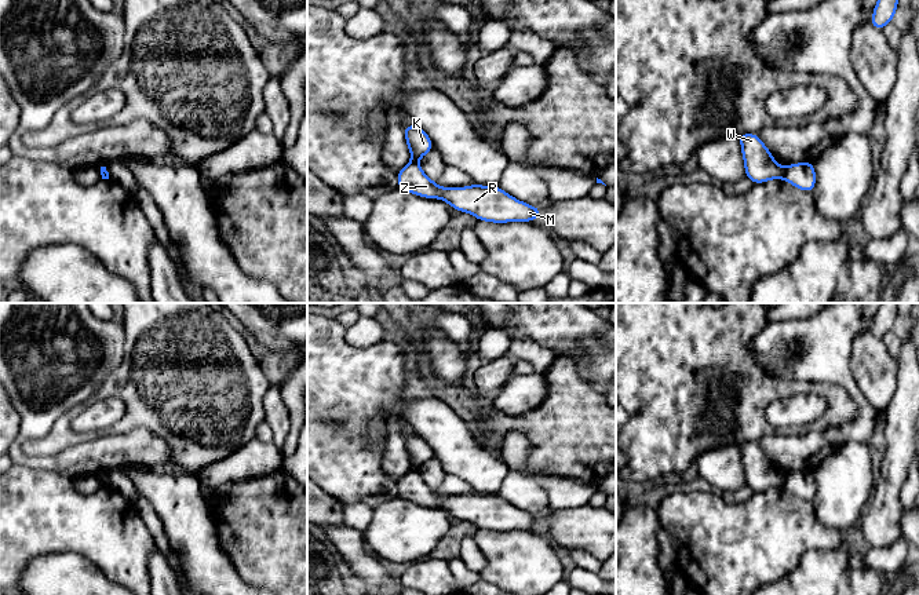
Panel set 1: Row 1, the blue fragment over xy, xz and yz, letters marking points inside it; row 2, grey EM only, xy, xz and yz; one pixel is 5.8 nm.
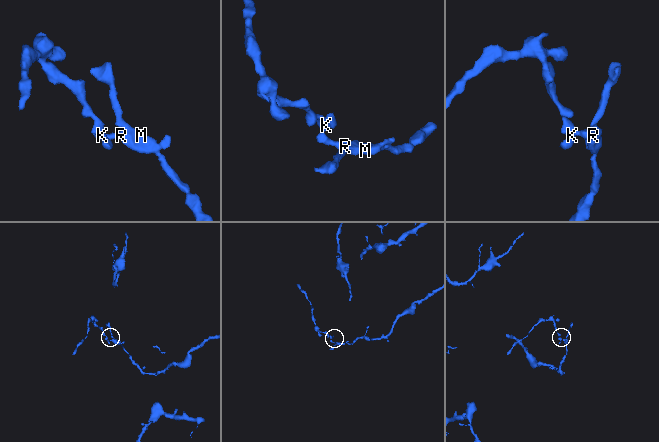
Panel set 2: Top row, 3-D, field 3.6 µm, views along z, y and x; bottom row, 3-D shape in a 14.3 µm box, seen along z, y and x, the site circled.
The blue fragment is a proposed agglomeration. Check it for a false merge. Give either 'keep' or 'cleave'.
cleave

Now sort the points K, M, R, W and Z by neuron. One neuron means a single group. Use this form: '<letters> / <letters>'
K W / M R Z

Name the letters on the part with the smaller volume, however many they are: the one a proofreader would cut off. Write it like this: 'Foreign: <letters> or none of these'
Foreign: K, W

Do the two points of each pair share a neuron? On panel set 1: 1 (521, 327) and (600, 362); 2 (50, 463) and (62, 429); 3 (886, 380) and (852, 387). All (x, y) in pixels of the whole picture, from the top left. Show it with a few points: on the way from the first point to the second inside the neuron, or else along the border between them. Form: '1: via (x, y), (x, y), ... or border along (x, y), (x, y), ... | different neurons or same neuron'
1: via (540, 333), (572, 339), (580, 343) | same neuron
2: border along (81, 441), (54, 455), (26, 455), (21, 449) | different neurons
3: border along (850, 354), (853, 379), (864, 398), (876, 412) | different neurons

